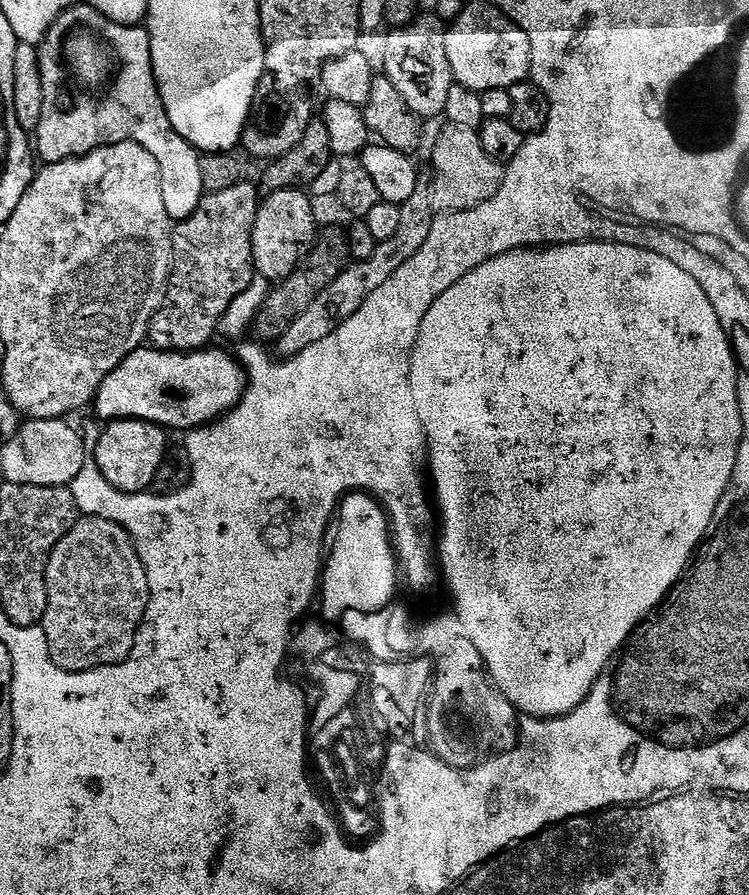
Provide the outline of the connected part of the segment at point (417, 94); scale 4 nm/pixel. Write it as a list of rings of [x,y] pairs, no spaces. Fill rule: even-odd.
[[[431,14],[423,16],[419,17],[418,22],[413,22],[406,28],[398,28],[387,33],[389,36],[384,40],[384,68],[382,68],[382,72],[390,82],[394,82],[394,90],[398,90],[398,94],[402,94],[402,102],[406,102],[406,106],[417,118],[425,118],[424,116],[440,118],[444,115],[446,98],[450,95],[454,81],[450,70],[450,58],[446,58],[445,29],[435,16]]]

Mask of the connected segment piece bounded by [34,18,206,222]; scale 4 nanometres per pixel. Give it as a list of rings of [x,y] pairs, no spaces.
[[[67,19],[53,24],[38,45],[42,116],[34,133],[34,148],[39,159],[41,156],[44,164],[57,164],[76,156],[85,156],[87,152],[105,148],[107,144],[121,144],[129,140],[154,154],[154,162],[158,162],[160,171],[162,202],[166,202],[166,214],[174,222],[190,218],[190,214],[198,210],[198,202],[206,195],[202,186],[201,153],[192,148],[190,142],[186,142],[186,138],[174,130],[174,126],[170,126],[170,118],[160,97],[160,87],[154,83],[152,47],[147,31],[140,26],[113,27],[112,44],[120,52],[112,56],[111,50],[98,37],[91,36],[82,25]]]

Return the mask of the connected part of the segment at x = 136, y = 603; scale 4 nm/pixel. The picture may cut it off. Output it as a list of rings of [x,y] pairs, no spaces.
[[[97,516],[77,519],[50,554],[44,577],[48,597],[42,627],[50,658],[59,668],[67,672],[85,672],[120,664],[128,659],[130,650],[134,650],[136,635],[146,614],[148,579],[132,542],[132,535],[126,529]]]

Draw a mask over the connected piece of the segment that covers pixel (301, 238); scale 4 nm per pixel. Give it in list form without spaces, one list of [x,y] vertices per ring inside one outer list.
[[[291,188],[267,193],[260,201],[260,208],[254,218],[252,230],[252,266],[259,275],[265,276],[271,282],[285,280],[300,265],[300,261],[308,255],[309,248],[316,242],[316,212],[312,209],[312,200],[307,191]]]

